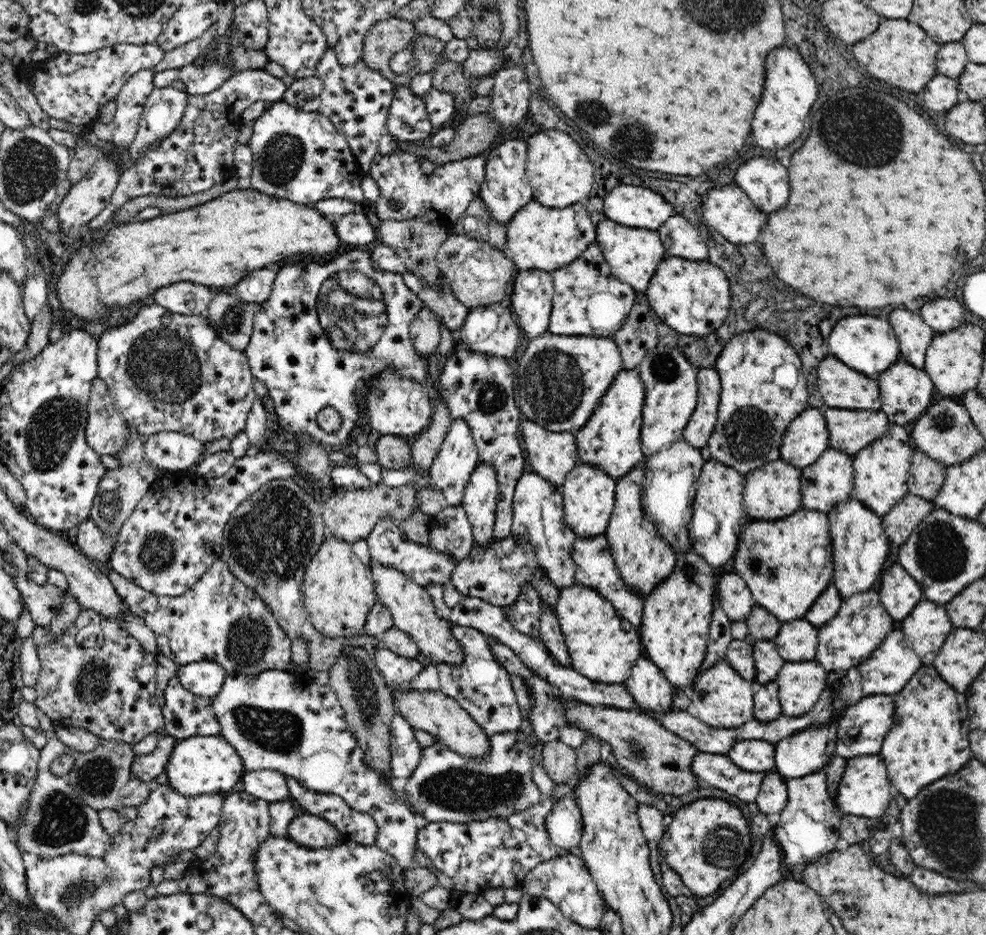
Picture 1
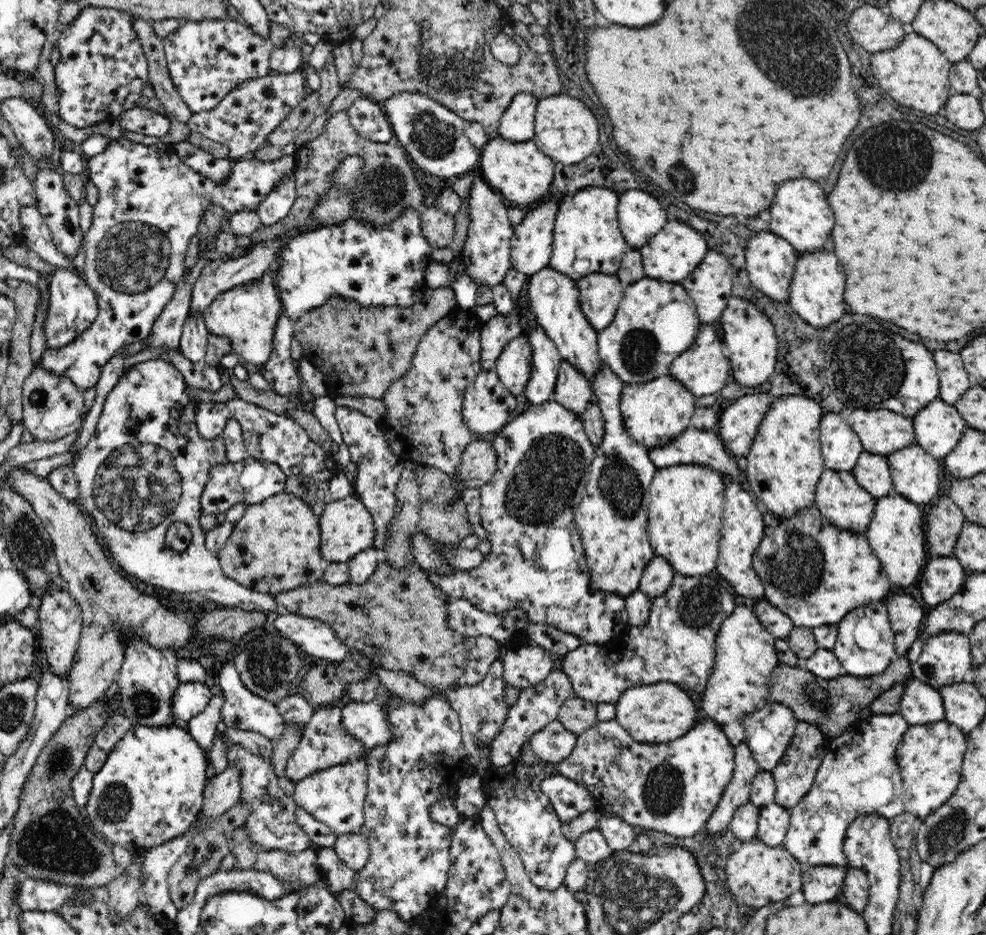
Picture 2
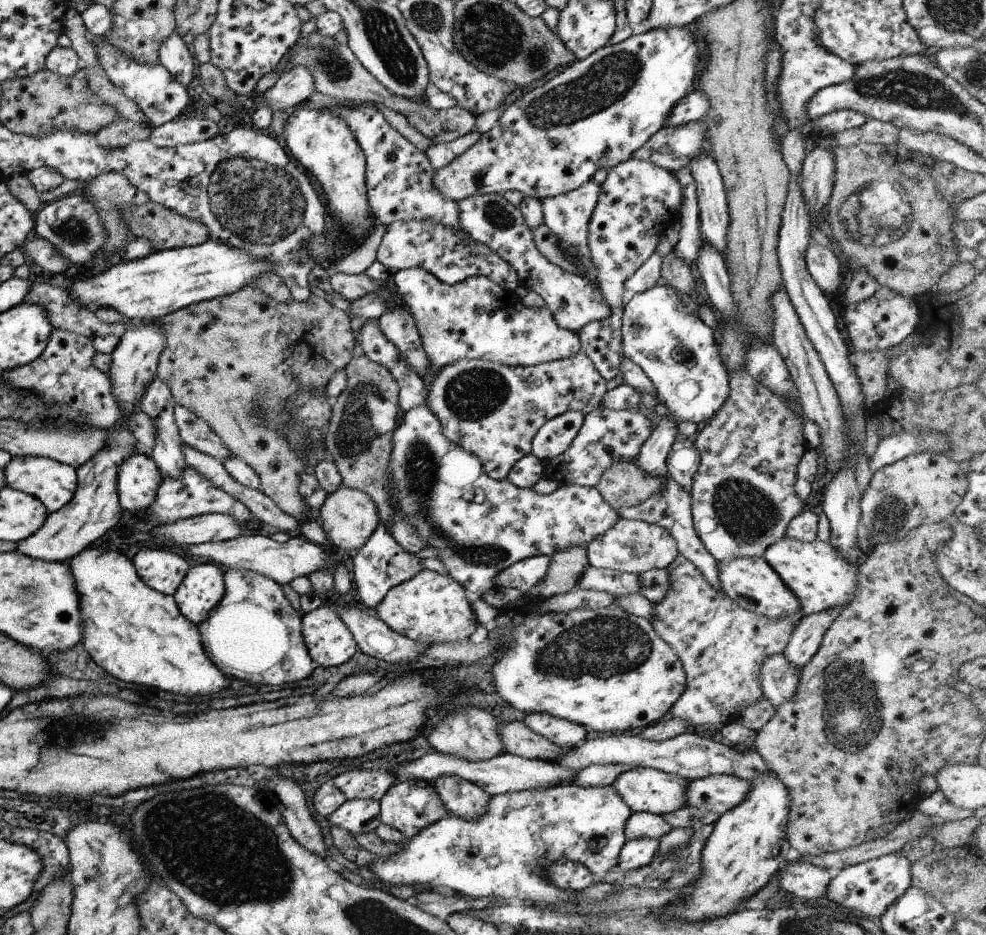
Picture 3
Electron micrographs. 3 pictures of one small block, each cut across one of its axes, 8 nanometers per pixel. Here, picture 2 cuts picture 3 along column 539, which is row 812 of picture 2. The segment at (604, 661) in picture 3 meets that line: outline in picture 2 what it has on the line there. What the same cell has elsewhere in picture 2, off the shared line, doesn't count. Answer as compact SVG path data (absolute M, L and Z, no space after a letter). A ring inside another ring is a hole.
M702 717L696 726L692 726L692 730L688 730L688 734L684 734L684 736L672 742L658 744L636 740L630 736L630 733L615 718L605 721L599 720L594 726L588 727L582 734L577 735L576 746L567 757L554 765L555 772L582 785L591 794L591 798L595 802L594 807L602 814L604 812L614 813L624 820L624 822L635 827L637 831L665 832L666 834L670 834L670 836L676 836L676 838L692 838L692 836L696 836L696 834L702 832L707 820L711 817L716 806L718 806L718 802L720 802L735 769L735 747L731 745L724 731L714 721L705 717Z

